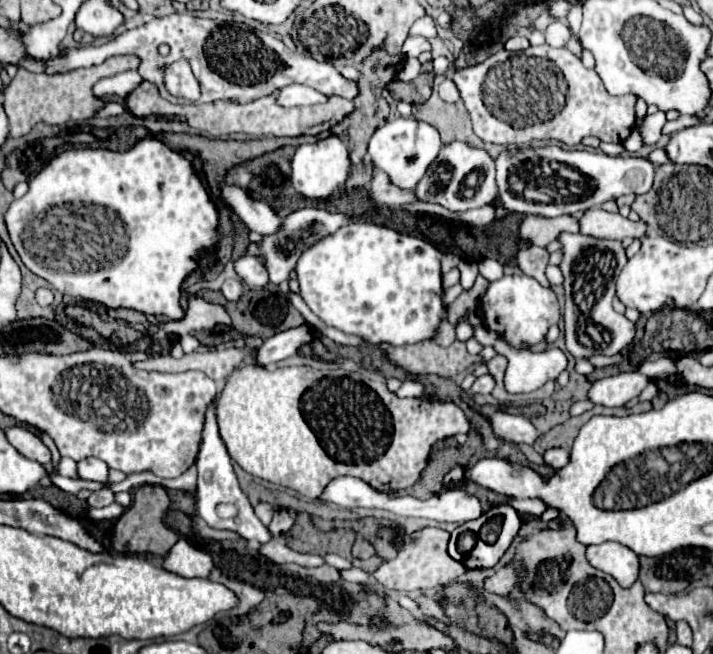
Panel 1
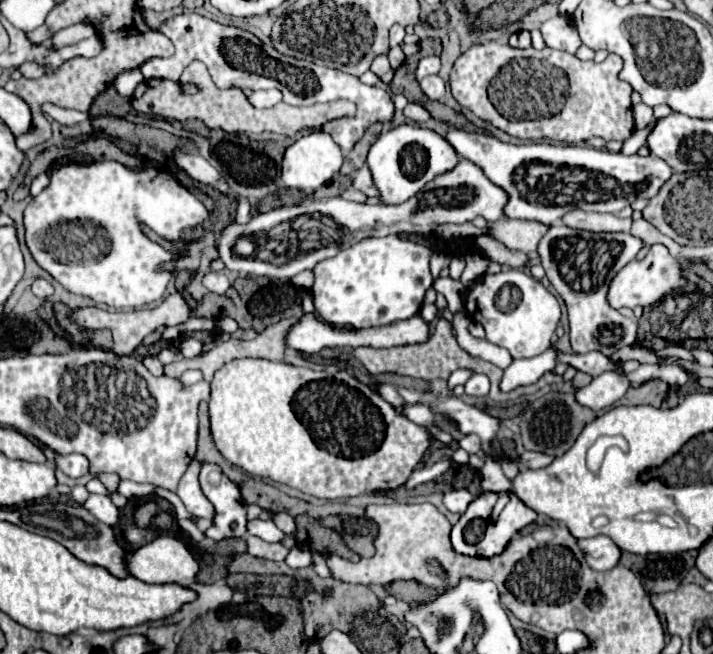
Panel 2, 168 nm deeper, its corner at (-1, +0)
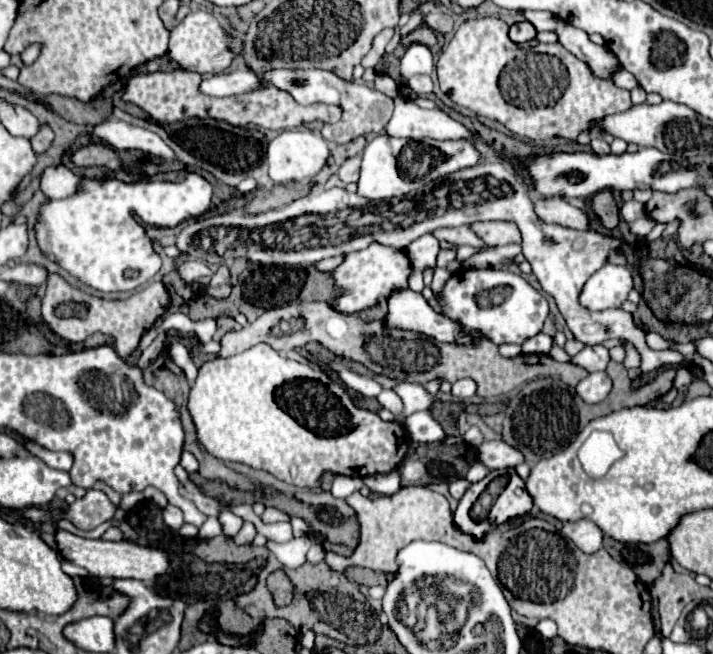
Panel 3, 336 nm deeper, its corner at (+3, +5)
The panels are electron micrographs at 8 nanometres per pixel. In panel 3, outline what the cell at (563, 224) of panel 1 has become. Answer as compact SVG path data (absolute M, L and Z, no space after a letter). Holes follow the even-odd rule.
M474 222L470 230L484 240L486 246L506 246L510 242L520 244L520 232L512 222Z

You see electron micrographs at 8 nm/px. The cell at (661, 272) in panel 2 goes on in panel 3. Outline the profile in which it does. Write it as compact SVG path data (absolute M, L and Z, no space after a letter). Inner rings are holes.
M604 264L594 272L580 292L580 304L588 310L618 308L632 290L632 274L626 266Z

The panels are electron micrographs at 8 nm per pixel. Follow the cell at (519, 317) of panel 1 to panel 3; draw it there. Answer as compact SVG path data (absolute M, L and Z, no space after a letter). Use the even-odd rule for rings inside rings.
M460 268L434 298L448 318L462 322L466 328L480 330L494 344L522 344L526 338L532 338L542 330L548 316L546 298L520 274L506 268Z

